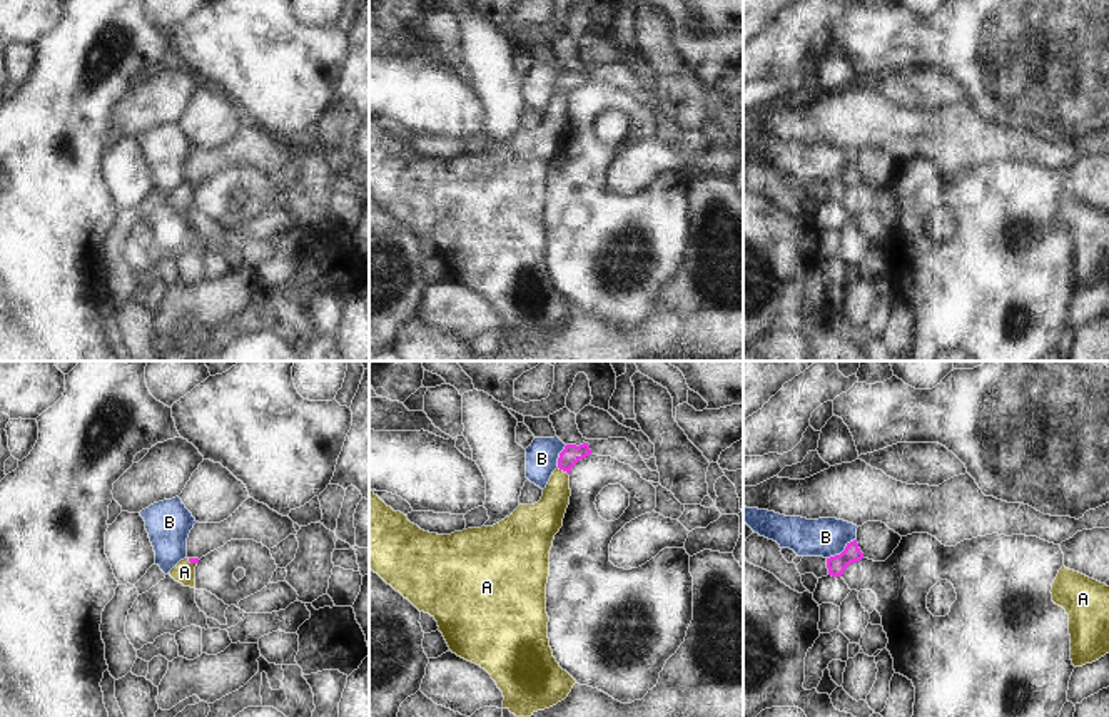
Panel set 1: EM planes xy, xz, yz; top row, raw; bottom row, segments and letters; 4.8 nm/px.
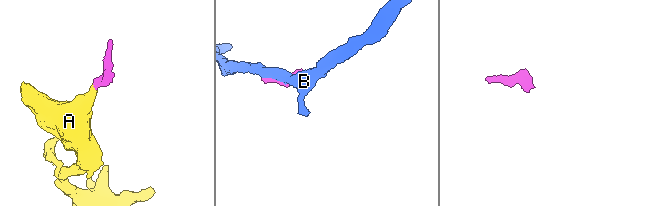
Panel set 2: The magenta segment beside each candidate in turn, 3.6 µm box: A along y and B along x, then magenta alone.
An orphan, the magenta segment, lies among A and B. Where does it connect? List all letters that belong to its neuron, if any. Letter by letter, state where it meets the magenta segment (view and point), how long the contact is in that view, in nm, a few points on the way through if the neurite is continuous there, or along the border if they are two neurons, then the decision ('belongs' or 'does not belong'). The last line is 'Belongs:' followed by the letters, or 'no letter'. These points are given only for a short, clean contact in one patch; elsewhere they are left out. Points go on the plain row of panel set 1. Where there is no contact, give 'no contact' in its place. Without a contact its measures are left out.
A: xz (563, 96) | 70 nm | across xz (572, 79), (563, 96), (555, 127), (545, 144) | belongs
B: yz (842, 177) | 170 nm | does not belong
Belongs: A

